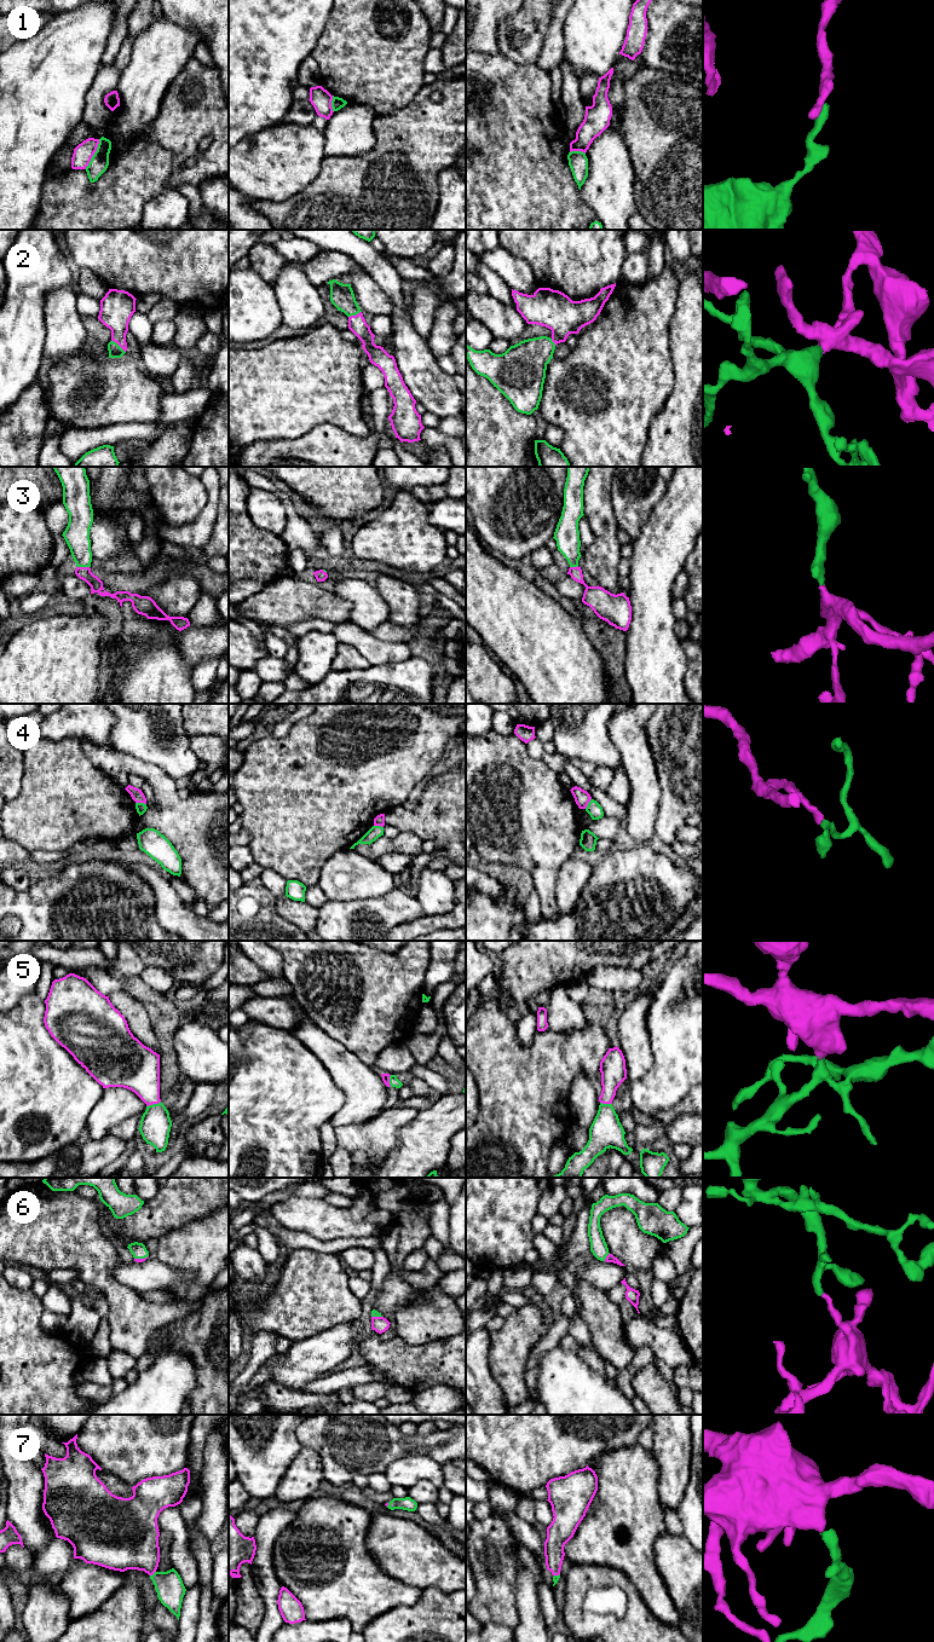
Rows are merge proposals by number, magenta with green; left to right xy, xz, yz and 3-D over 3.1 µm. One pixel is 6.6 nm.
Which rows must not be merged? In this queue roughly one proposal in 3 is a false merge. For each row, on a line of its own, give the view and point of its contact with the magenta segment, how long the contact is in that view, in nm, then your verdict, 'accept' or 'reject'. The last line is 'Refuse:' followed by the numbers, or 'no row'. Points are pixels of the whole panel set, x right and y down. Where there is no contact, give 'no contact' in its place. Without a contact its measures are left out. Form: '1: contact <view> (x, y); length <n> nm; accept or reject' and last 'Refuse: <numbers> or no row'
1: contact xy (93, 154); length 220 nm; reject
2: contact xy (119, 345); length 130 nm; accept
3: contact xy (84, 567); length 80 nm; accept
4: contact xy (140, 802); length 70 nm; reject
5: contact xy (153, 1103); length 100 nm; accept
6: contact yz (606, 1256); length 70 nm; accept
7: contact xy (153, 1573); length 50 nm; accept
Refuse: 1, 4

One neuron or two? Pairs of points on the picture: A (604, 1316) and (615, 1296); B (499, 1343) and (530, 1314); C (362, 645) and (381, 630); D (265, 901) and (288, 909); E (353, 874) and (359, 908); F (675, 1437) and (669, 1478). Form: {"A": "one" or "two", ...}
{"A": "two", "B": "one", "C": "two", "D": "two", "E": "two", "F": "one"}

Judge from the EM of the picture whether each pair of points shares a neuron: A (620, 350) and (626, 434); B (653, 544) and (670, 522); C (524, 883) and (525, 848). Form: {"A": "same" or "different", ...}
{"A": "same", "B": "same", "C": "different"}

